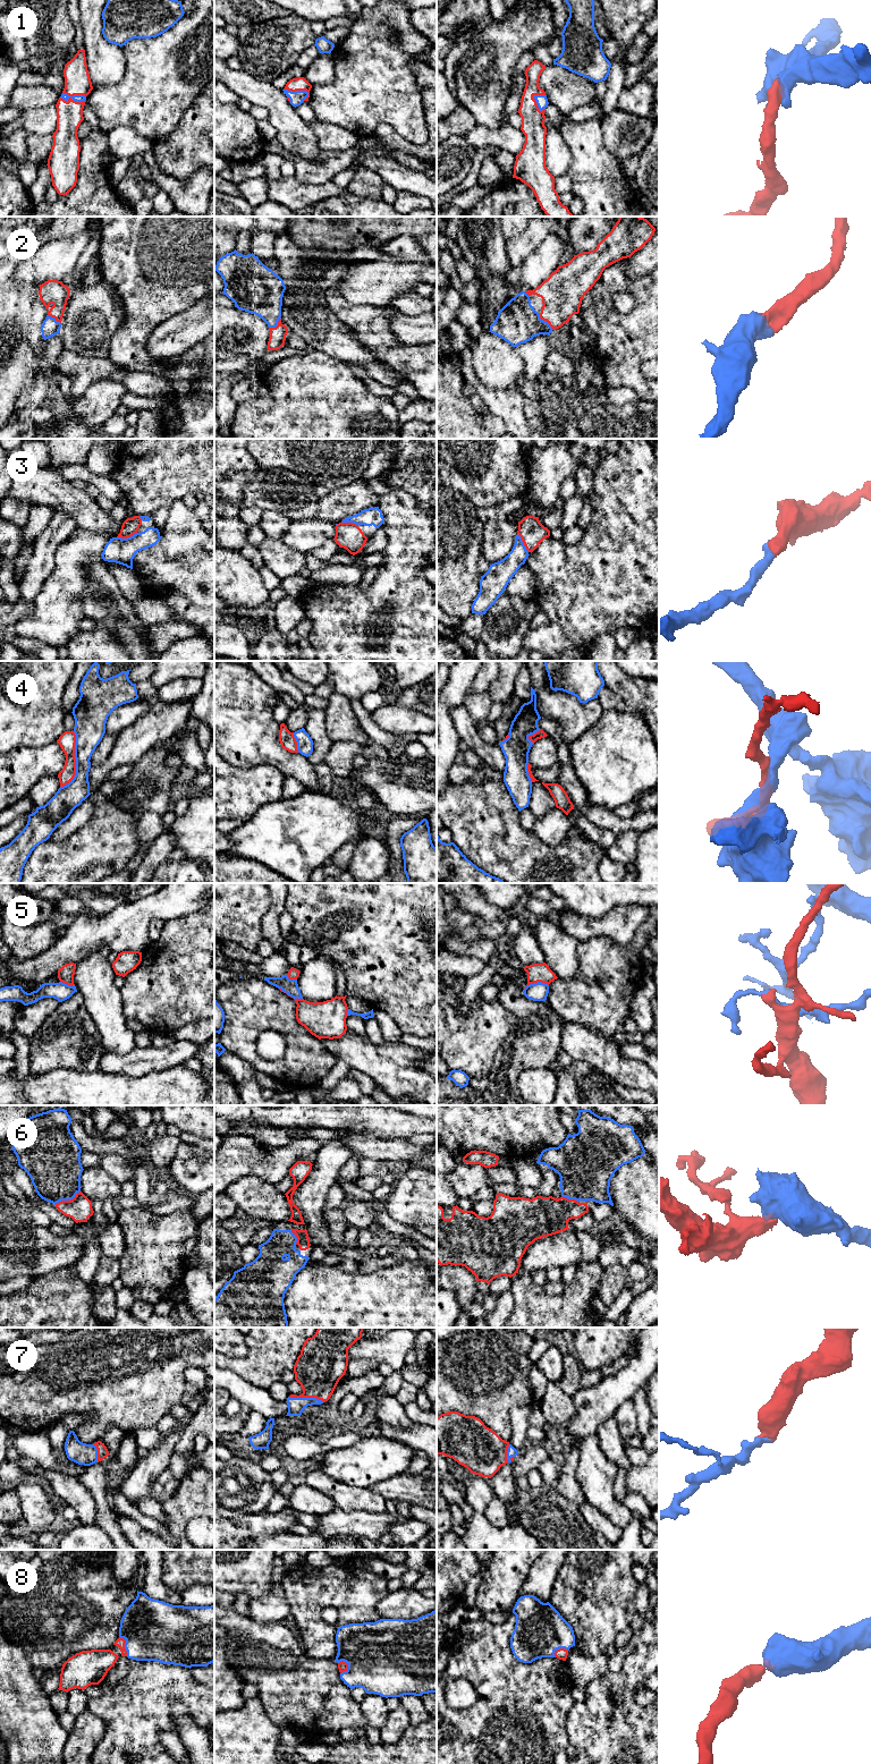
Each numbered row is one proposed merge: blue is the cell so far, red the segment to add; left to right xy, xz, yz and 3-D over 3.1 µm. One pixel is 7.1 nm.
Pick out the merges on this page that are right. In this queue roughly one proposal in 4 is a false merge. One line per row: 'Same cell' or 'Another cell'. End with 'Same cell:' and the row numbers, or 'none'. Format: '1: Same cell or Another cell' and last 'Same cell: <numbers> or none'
1: Same cell
2: Same cell
3: Same cell
4: Another cell
5: Another cell
6: Same cell
7: Same cell
8: Same cell
Same cell: 1, 2, 3, 6, 7, 8

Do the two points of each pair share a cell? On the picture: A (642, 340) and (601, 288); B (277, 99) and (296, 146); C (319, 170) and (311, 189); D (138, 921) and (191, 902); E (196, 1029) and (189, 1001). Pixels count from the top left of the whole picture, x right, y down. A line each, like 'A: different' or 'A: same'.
A: same
B: same
C: different
D: same
E: different

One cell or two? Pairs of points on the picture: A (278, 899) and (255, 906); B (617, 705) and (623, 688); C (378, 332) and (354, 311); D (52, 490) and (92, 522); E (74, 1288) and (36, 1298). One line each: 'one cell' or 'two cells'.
A: two cells
B: two cells
C: one cell
D: one cell
E: one cell

